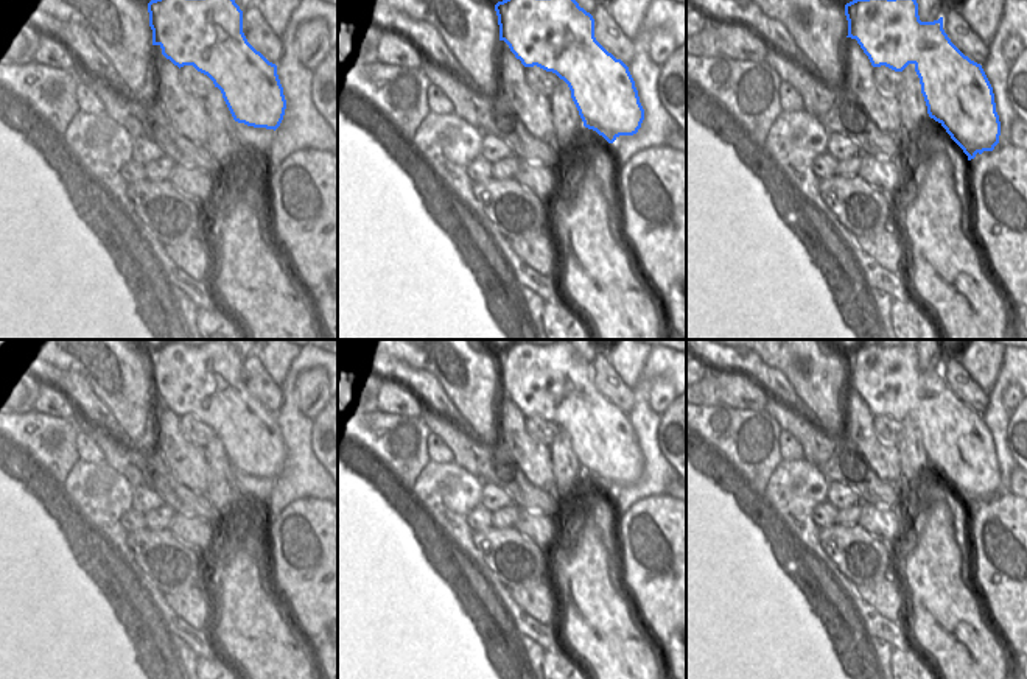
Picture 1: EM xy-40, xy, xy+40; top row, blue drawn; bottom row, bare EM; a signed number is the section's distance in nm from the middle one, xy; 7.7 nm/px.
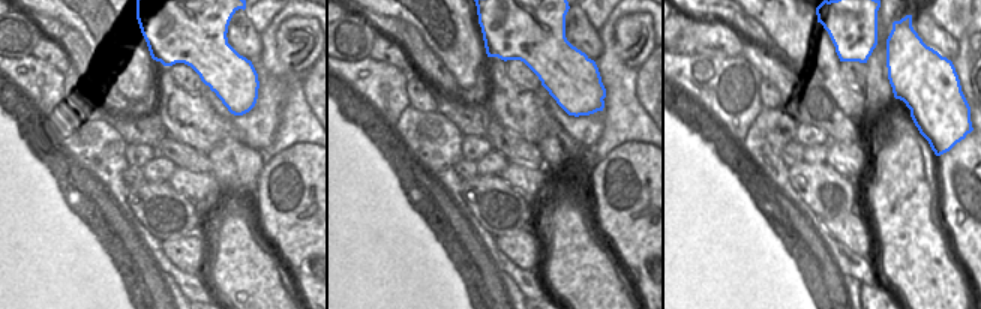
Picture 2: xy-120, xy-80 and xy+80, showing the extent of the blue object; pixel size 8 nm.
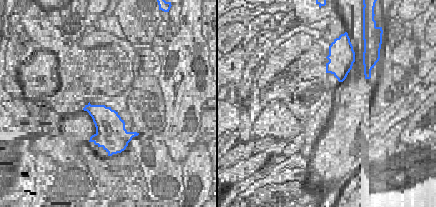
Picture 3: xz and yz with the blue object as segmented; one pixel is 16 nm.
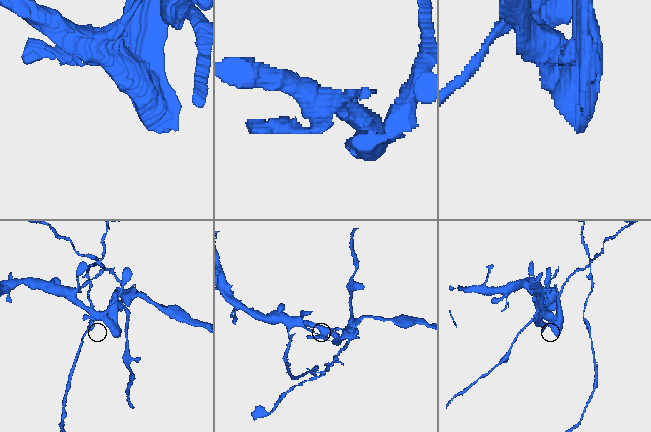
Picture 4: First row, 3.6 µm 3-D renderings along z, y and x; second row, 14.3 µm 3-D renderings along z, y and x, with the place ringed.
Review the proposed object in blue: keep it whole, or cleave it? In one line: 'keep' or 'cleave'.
cleave

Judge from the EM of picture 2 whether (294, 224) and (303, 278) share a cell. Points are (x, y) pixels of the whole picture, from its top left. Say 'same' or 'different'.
different

